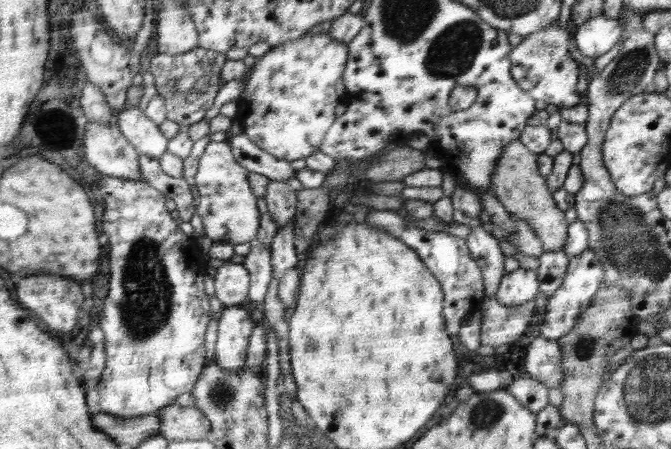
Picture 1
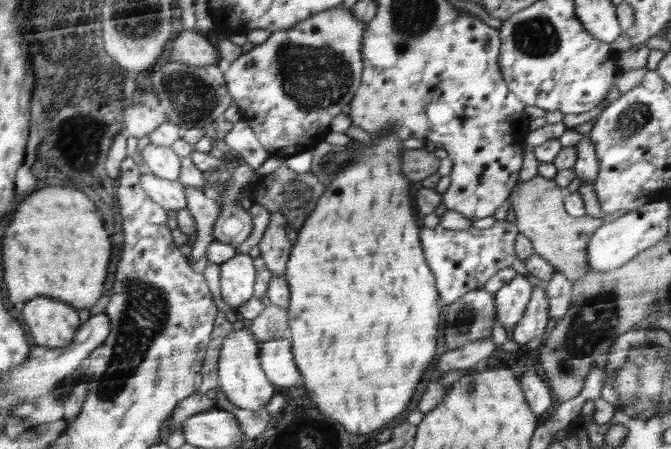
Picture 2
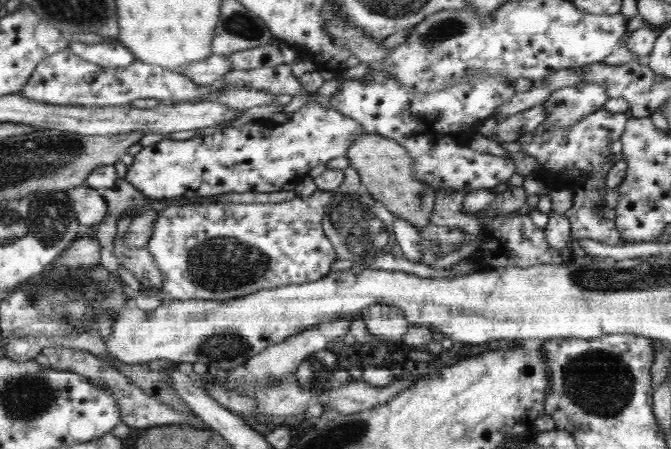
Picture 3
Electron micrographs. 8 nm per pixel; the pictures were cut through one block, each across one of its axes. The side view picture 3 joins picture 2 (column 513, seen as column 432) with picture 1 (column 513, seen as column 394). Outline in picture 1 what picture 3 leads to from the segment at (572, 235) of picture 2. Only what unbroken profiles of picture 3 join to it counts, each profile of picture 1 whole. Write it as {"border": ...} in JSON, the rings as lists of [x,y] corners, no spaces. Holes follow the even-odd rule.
{"border":[[[520,140],[507,144],[494,169],[492,193],[511,214],[526,221],[542,243],[543,250],[563,250],[568,239],[568,222],[564,211],[557,206],[546,177],[540,173],[537,153],[525,147]]]}

